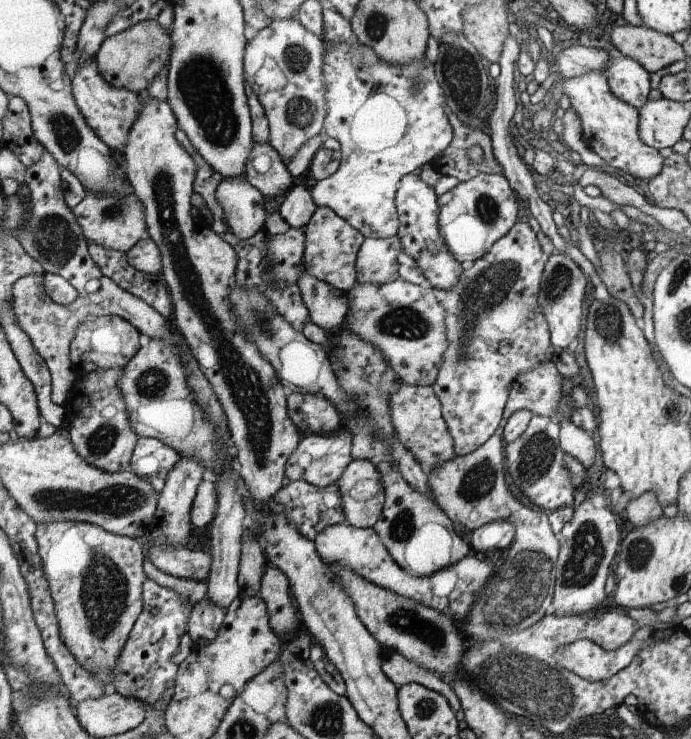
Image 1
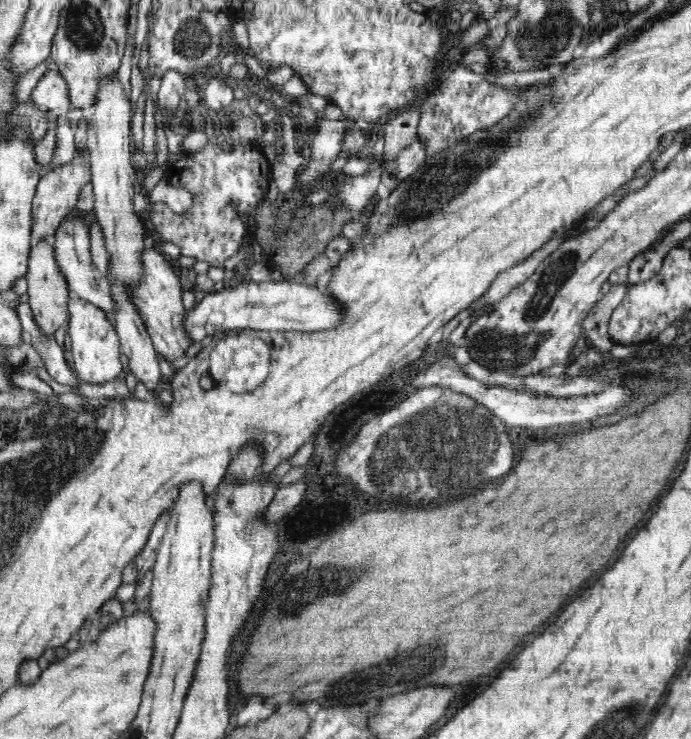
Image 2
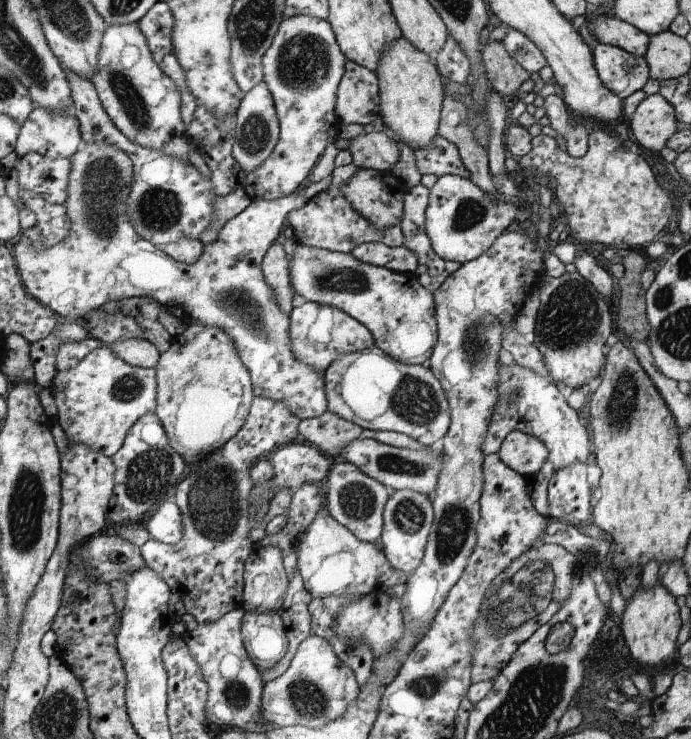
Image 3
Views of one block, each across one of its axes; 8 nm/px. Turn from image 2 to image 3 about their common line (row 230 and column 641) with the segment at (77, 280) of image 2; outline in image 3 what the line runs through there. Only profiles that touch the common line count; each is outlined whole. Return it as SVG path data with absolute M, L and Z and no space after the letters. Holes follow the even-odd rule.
M595 43L597 72L608 90L624 100L648 82L649 66L643 56L620 47Z

